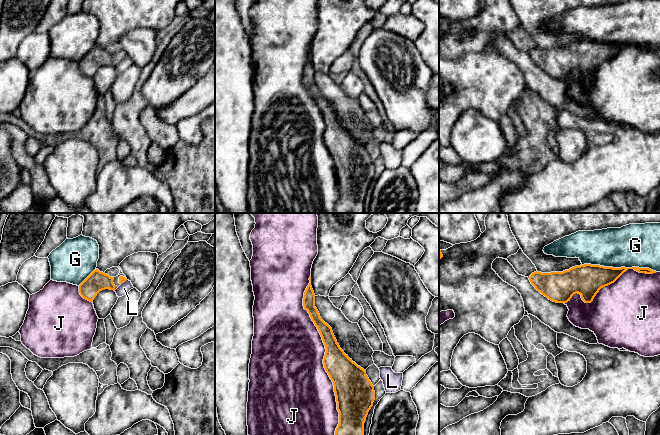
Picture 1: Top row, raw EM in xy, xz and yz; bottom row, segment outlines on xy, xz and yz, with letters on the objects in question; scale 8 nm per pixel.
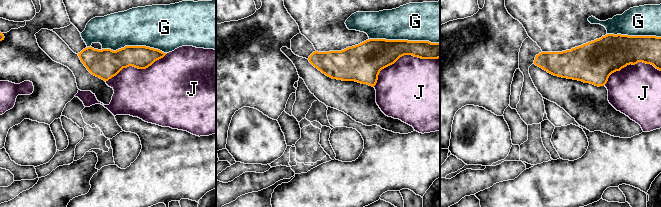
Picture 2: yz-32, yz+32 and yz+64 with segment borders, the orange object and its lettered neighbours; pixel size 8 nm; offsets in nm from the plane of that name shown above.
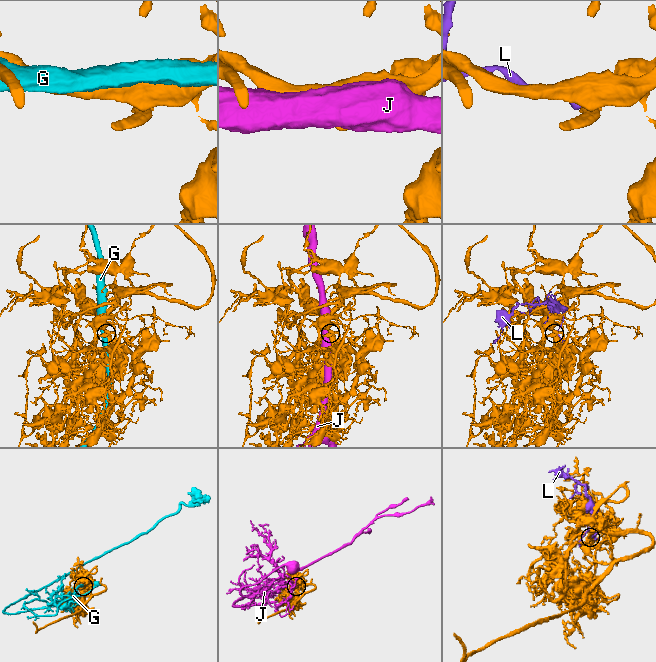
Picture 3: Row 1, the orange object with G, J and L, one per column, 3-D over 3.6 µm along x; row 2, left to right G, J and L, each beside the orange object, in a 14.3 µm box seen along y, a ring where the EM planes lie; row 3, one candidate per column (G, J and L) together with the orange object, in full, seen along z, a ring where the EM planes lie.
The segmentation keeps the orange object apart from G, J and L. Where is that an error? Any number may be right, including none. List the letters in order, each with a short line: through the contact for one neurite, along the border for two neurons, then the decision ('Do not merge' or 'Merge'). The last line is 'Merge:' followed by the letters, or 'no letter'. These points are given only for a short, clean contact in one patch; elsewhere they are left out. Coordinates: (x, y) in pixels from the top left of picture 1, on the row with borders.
G: Do not merge
J: Do not merge
L: Do not merge
Merge: no letter

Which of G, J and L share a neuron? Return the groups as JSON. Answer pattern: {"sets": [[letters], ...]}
{"sets": [["G"], ["J"], ["L"]]}

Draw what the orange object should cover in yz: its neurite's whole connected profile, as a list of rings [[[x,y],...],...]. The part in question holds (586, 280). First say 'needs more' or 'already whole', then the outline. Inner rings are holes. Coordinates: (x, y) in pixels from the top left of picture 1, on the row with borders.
needs more | [[[499,257],[493,261],[492,269],[504,282],[518,290],[523,299],[525,311],[527,311],[528,314],[537,317],[542,323],[549,326],[557,333],[567,334],[589,344],[598,343],[594,332],[590,331],[589,329],[581,329],[574,326],[567,317],[569,309],[566,303],[570,301],[572,296],[578,293],[581,295],[581,298],[585,303],[591,303],[601,288],[614,283],[628,269],[634,269],[639,273],[656,273],[656,271],[653,271],[649,268],[613,268],[600,265],[584,264],[572,267],[563,272],[541,273],[536,271],[528,278],[519,275],[513,266],[508,262],[508,260]]]

